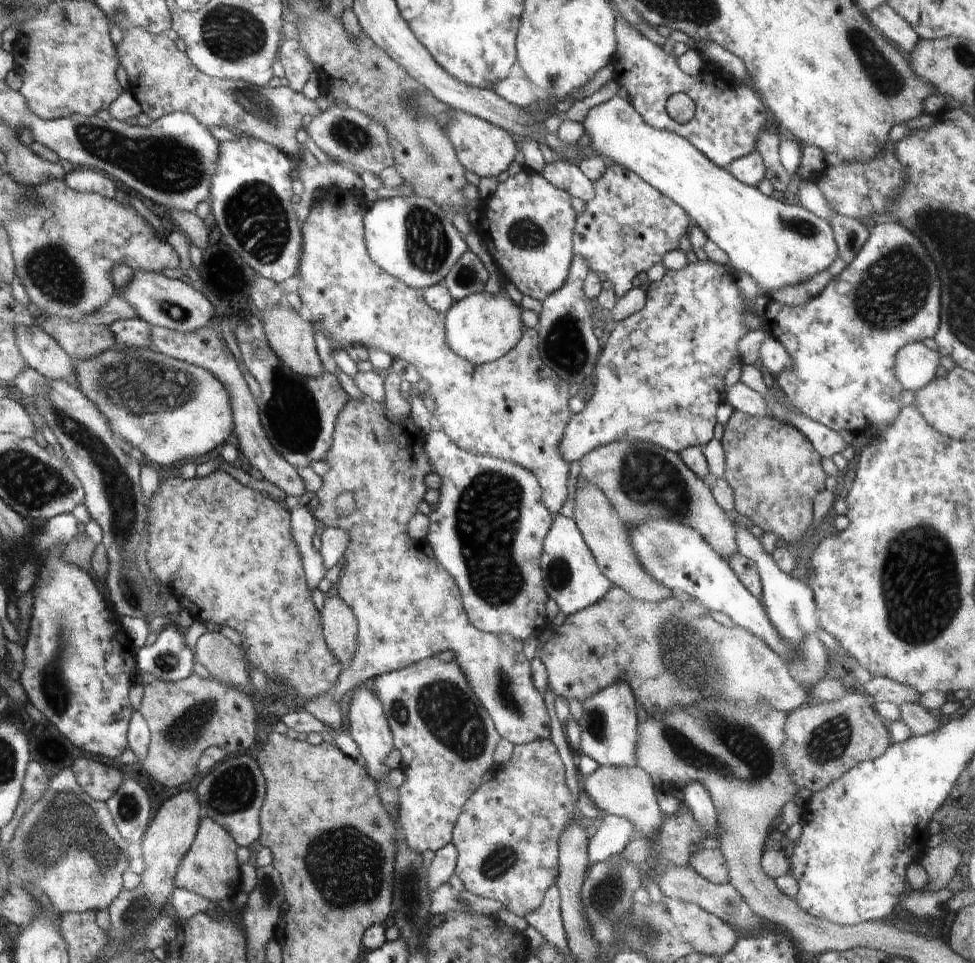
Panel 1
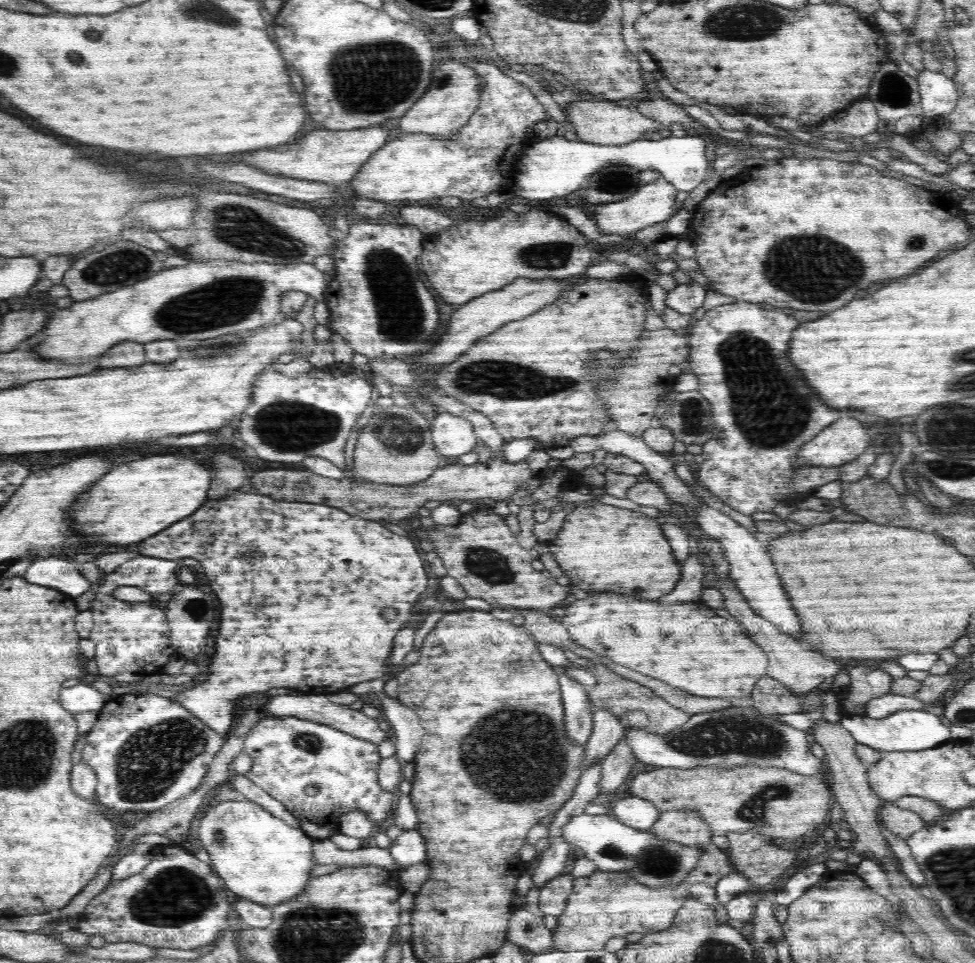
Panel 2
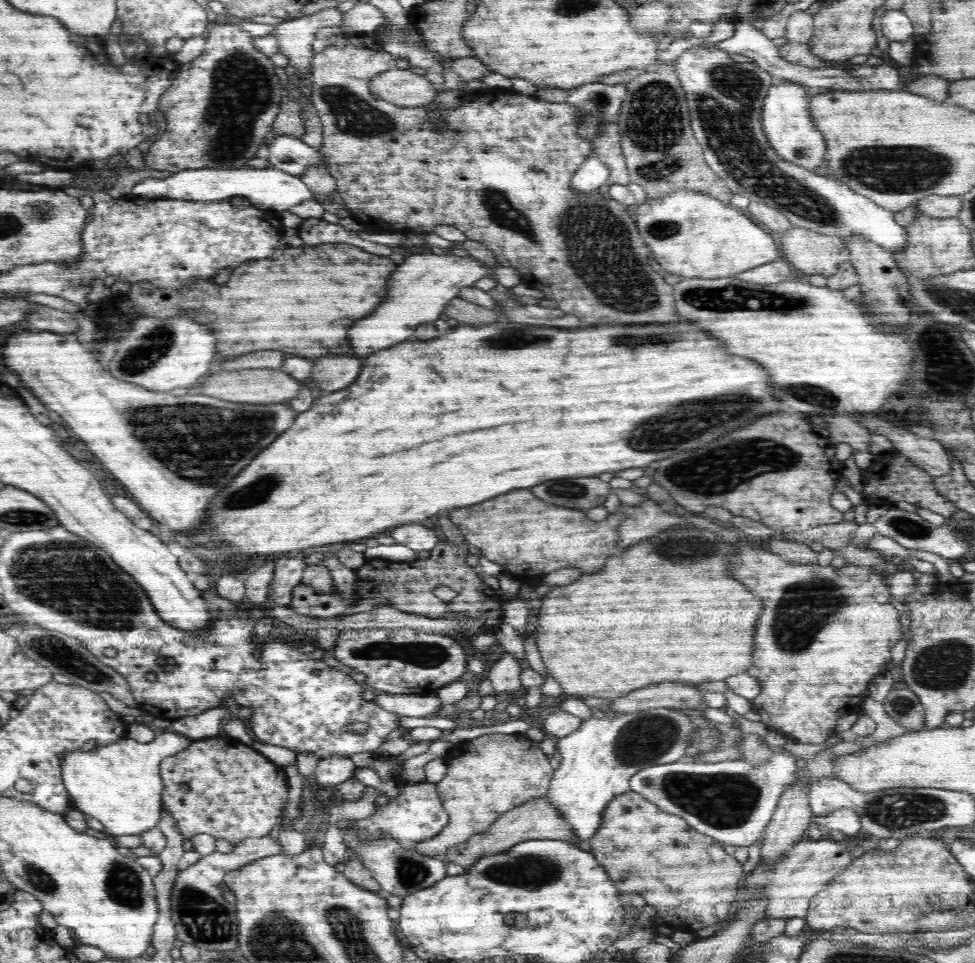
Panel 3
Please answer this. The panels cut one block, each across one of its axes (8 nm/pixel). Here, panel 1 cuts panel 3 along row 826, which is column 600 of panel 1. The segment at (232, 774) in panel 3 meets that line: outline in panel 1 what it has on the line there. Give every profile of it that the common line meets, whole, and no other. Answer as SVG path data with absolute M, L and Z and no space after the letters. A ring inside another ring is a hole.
M606 165L604 174L593 182L595 197L586 203L586 211L576 217L573 234L573 252L579 254L595 273L602 272L613 282L615 295L619 299L633 286L632 278L640 272L649 272L654 266L662 264L663 256L670 250L680 249L680 238L688 234L690 226L686 211L665 194L650 186L635 172L620 165Z

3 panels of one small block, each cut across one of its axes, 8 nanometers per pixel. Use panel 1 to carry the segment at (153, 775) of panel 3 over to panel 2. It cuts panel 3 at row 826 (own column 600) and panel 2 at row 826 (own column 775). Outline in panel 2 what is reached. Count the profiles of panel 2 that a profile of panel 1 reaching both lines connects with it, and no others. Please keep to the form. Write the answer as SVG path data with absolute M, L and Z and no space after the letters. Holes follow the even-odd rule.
M247 800L216 802L209 804L204 810L204 818L200 820L197 844L208 852L211 858L210 865L234 897L242 897L271 910L274 905L290 901L303 893L304 887L314 878L309 874L315 865L312 852L313 840L300 828L286 824Z

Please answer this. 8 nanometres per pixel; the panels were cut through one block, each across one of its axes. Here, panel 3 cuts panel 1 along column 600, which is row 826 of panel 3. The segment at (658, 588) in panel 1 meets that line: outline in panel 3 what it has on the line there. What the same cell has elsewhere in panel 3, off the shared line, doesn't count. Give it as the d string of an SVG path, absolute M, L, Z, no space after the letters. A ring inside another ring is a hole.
M538 797L525 803L502 814L486 832L474 834L468 842L462 842L462 844L448 850L443 859L466 868L483 856L504 852L519 842L544 839L566 841L574 838L574 829L568 825L561 813L548 801L548 797Z

